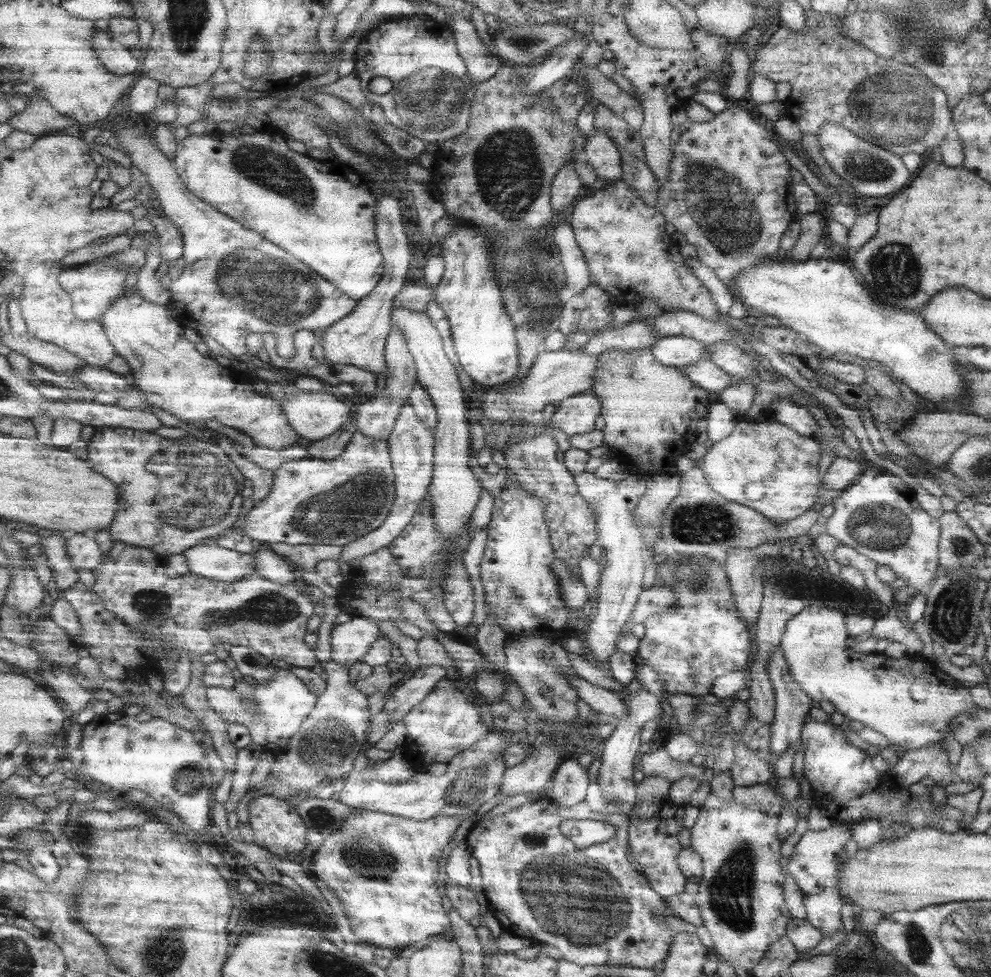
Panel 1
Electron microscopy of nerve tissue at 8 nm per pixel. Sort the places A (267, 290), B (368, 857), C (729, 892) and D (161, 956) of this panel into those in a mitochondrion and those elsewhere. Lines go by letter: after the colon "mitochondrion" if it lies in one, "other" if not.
A: mitochondrion
B: mitochondrion
C: mitochondrion
D: mitochondrion

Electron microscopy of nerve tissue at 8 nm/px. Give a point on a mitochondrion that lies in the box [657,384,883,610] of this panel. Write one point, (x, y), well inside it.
(705, 523)

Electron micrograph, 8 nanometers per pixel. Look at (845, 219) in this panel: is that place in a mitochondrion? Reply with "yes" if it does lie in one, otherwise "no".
no

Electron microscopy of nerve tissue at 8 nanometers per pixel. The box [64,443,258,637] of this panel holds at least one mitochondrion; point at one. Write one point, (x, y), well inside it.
(150, 604)

